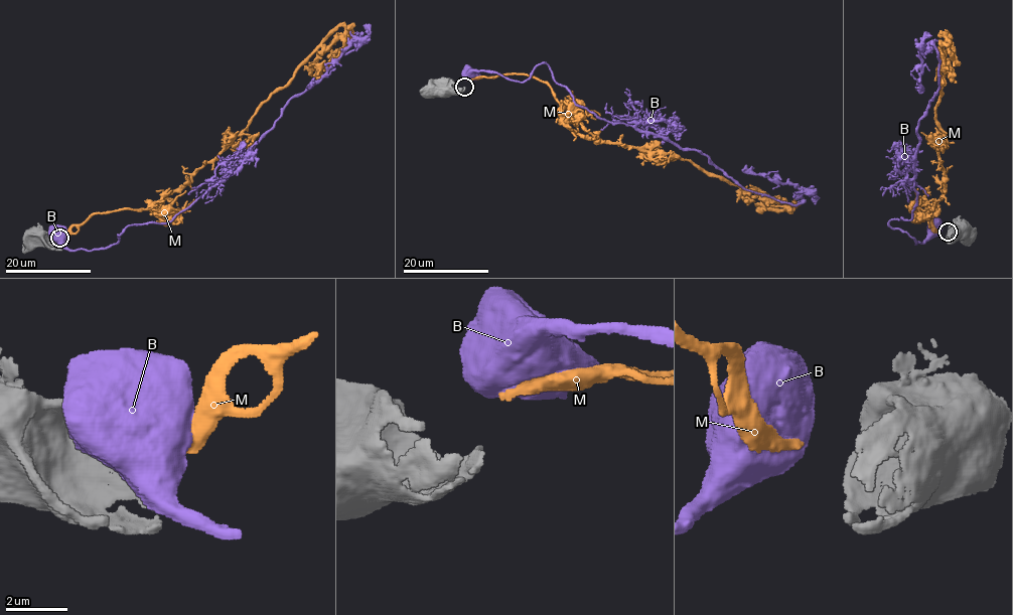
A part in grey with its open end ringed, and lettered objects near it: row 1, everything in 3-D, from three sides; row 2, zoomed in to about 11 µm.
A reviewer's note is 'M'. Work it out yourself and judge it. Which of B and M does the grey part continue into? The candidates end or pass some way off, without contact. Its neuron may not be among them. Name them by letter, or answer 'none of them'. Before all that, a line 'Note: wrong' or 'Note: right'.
Note: right
M

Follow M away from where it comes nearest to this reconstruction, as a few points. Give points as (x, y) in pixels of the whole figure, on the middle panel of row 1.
M: (467, 81), (544, 81), (579, 135), (661, 161), (688, 159), (783, 200), (743, 194)

